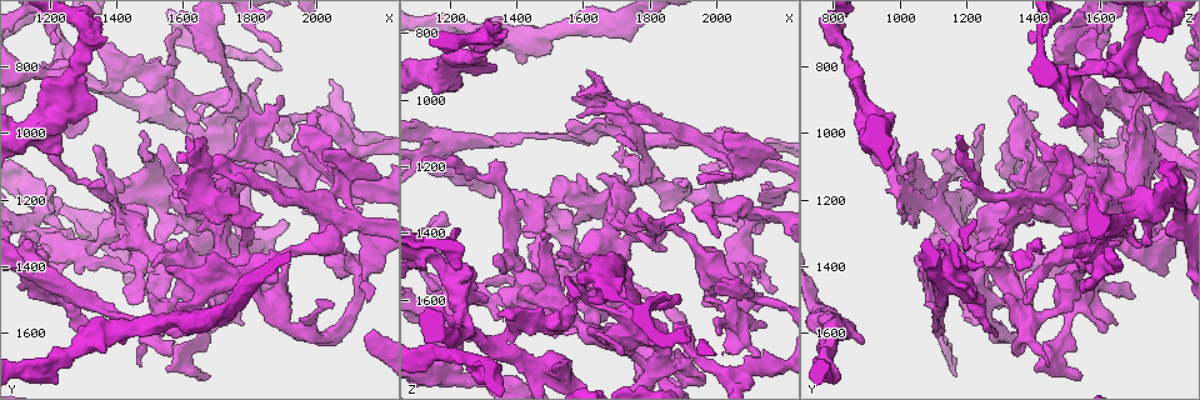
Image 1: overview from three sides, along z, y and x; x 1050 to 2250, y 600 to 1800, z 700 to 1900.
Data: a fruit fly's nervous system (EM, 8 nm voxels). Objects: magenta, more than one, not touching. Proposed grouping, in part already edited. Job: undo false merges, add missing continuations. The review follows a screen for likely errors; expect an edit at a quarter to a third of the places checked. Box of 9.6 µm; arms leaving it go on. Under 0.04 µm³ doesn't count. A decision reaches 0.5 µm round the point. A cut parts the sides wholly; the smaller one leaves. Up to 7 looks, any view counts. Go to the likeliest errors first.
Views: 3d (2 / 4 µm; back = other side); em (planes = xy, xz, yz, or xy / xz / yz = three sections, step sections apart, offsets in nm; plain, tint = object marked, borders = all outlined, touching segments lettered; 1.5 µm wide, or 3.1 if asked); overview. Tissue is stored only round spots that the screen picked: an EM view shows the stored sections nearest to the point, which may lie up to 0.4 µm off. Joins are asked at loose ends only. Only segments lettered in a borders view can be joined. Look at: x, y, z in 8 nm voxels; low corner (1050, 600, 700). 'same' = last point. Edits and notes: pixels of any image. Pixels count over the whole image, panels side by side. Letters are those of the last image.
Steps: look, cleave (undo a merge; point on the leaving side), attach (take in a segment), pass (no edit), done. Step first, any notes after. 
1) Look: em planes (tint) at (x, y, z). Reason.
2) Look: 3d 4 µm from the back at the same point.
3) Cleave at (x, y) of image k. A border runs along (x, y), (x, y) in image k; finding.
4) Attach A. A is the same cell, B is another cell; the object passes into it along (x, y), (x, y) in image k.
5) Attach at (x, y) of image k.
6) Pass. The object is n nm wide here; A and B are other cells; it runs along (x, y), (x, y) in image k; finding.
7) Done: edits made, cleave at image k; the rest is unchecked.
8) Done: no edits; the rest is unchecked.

Look: 3d 2 µm at (2030, 1130, 1750). An open end.

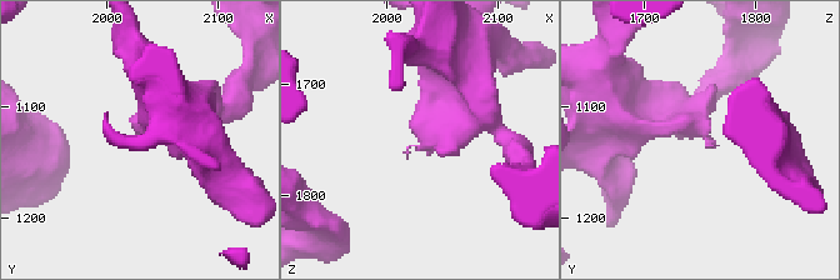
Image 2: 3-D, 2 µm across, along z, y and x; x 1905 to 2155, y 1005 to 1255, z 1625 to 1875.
Look: em planes (borders) at (2016, 1136, 1760).

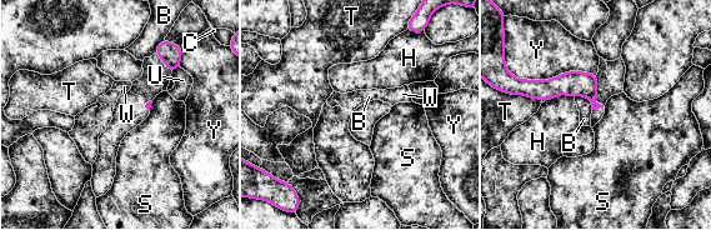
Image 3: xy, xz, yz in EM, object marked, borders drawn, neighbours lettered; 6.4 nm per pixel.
Pass. B, C, H, S, T, U, W and Y are other cells; no lettered segment goes on from it.

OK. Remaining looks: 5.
Look: 3d 4 µm at (2160, 1500, 1250).

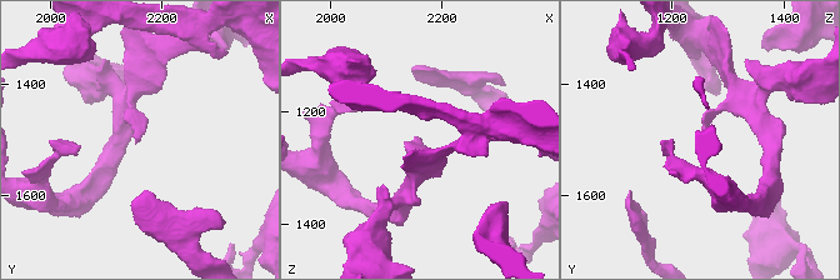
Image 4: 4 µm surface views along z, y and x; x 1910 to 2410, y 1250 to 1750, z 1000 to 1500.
Look: em planes (borders) at (2150, 1505, 1250).

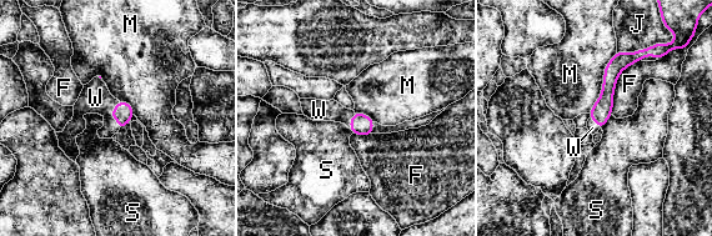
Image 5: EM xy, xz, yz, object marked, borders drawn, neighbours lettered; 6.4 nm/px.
Attach W. The longest contact is with M, 440 nm; W is the same cell, F, J, M and S are other cells; the neuron continues.

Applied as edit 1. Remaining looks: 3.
Look: 3d 2 µm at (1340, 860, 1740). A narrow waist.

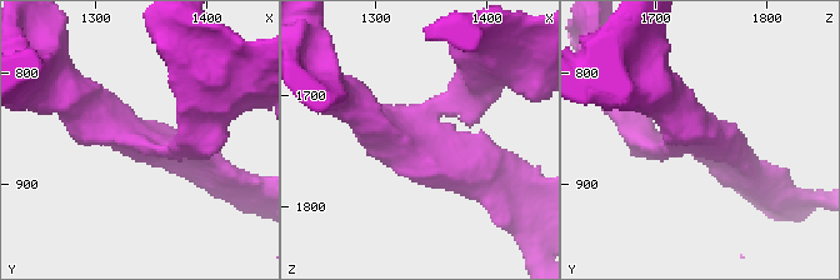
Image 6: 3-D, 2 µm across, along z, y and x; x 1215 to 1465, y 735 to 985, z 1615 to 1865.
Look: em planes (tint) at (1336, 856, 1740). 3 arms meet here; the arms are 220, 220, 260 nm wide.

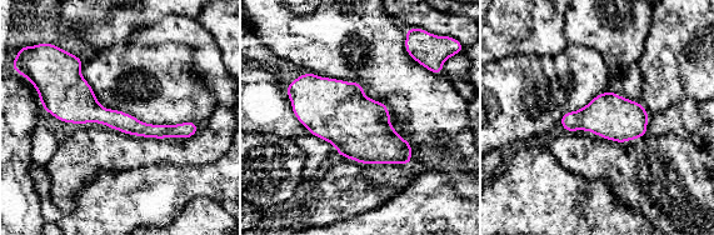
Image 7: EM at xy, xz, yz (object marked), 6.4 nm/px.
Look: em planes (borders) at the same point. See the neighbours.

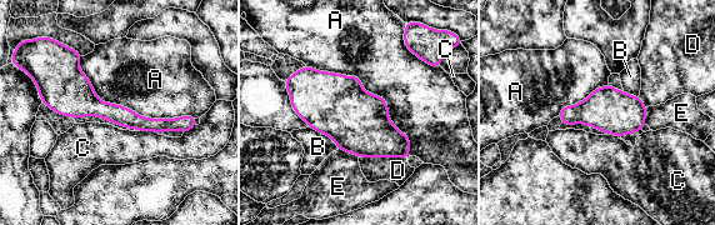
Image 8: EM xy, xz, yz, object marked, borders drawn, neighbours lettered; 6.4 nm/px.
Pass. The object is 280 nm wide here; the longest contact is with A, 900 nm; A, B, C, D and E are other cells; continuous, no second neuron.

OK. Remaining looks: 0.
Done: edits made, attach at image 5; the rest is unchecked.

